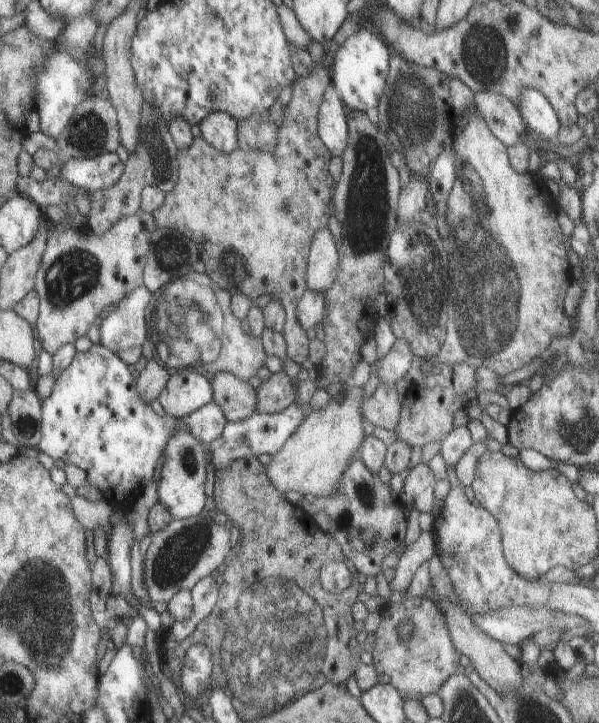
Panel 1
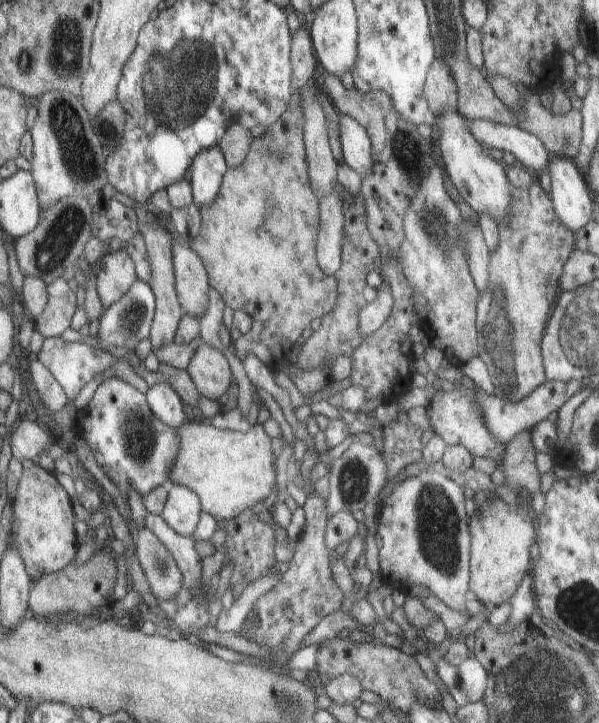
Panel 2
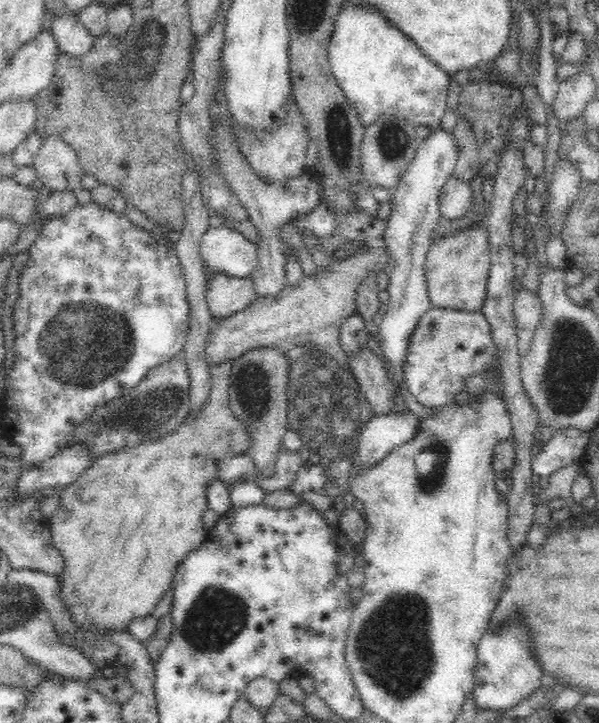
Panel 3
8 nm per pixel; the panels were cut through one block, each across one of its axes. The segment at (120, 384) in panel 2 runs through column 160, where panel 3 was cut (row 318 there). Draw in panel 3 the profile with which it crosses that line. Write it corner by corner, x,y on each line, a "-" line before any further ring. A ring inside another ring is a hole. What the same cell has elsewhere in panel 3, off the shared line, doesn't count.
454,308
426,310
416,324
404,364
404,384
426,408
454,408
458,402
458,390
464,390
464,380
486,368
498,368
498,344
494,342
494,330
486,322
482,312
460,312

